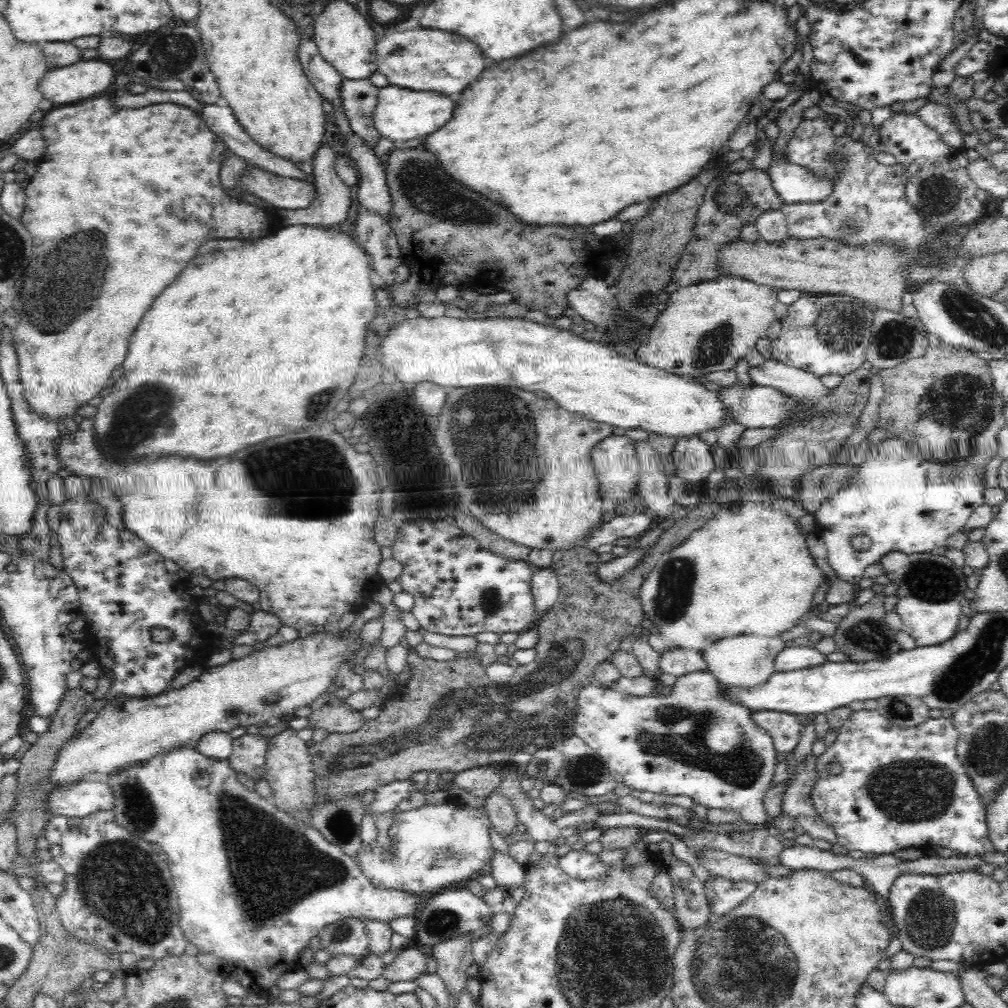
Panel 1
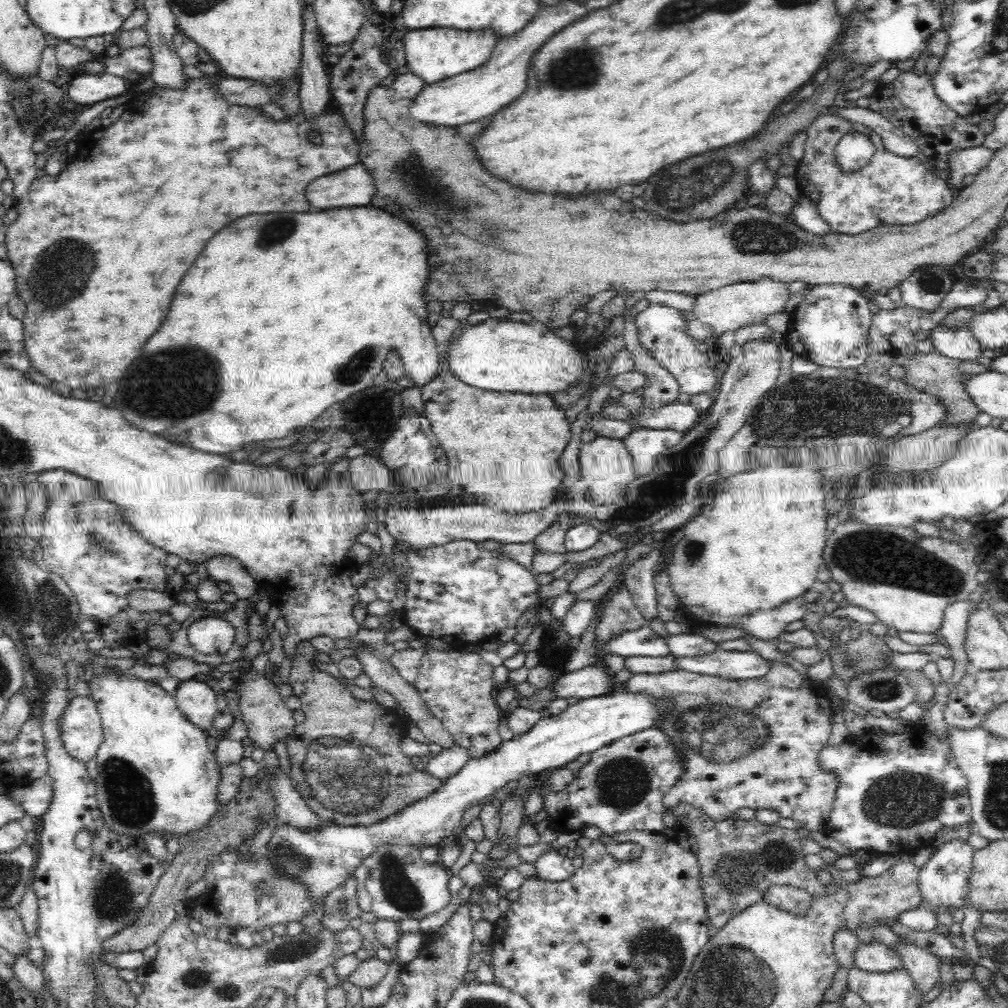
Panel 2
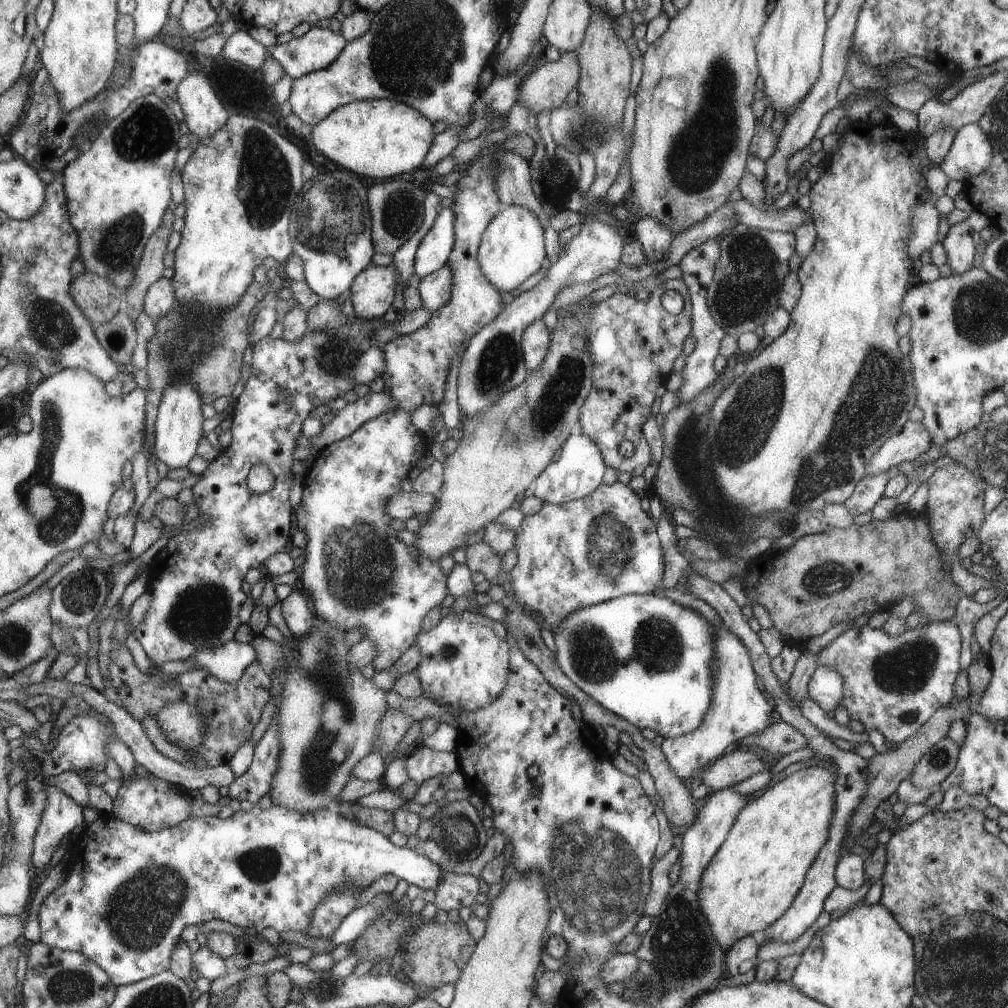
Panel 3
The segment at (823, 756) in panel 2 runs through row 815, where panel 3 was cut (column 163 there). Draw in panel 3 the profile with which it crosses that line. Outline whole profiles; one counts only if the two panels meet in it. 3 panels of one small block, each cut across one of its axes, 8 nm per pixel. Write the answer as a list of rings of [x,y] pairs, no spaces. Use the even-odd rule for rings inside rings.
[[[256,804],[253,808],[234,812],[225,819],[219,819],[217,816],[203,816],[203,818],[189,818],[182,820],[181,823],[171,826],[171,828],[163,828],[163,830],[155,830],[145,833],[142,829],[135,828],[125,824],[123,820],[119,820],[117,816],[107,813],[99,813],[99,818],[93,822],[85,821],[83,826],[83,834],[81,840],[85,840],[83,844],[82,859],[75,862],[75,866],[71,868],[69,876],[60,886],[52,893],[46,896],[43,906],[39,909],[40,924],[41,924],[41,942],[51,948],[58,948],[64,951],[75,951],[88,956],[95,964],[98,964],[108,972],[111,977],[111,982],[116,987],[121,985],[131,984],[138,980],[149,978],[151,975],[159,974],[161,970],[168,970],[169,956],[171,950],[175,946],[175,942],[179,940],[181,930],[187,924],[203,924],[211,918],[217,920],[225,920],[233,926],[240,926],[243,929],[251,929],[255,927],[255,932],[260,933],[265,928],[273,928],[275,932],[285,932],[287,930],[303,932],[309,924],[311,924],[311,916],[314,915],[315,908],[319,902],[331,894],[331,892],[343,892],[345,886],[357,888],[361,892],[367,888],[371,882],[377,880],[385,874],[393,874],[399,880],[405,880],[407,884],[414,884],[422,890],[437,888],[437,884],[444,878],[444,872],[439,866],[428,859],[419,849],[410,849],[406,845],[397,847],[390,842],[388,836],[383,836],[382,833],[375,829],[363,826],[355,819],[343,818],[336,809],[317,808],[311,812],[295,812],[295,810],[287,810],[283,806],[272,805],[267,809],[260,809]]]

